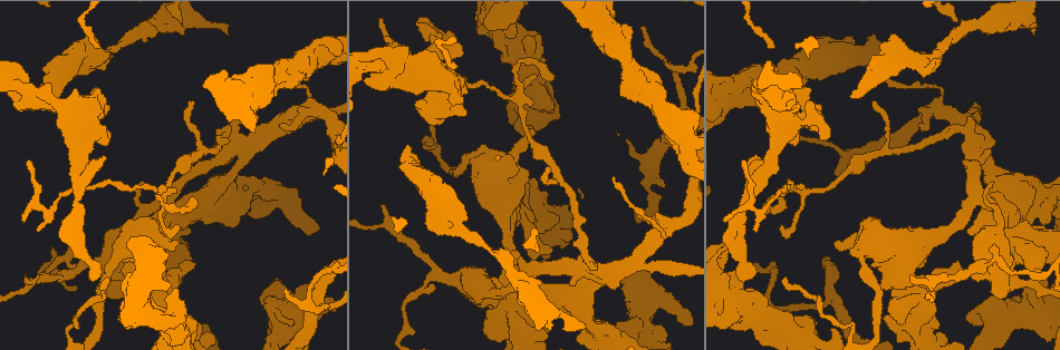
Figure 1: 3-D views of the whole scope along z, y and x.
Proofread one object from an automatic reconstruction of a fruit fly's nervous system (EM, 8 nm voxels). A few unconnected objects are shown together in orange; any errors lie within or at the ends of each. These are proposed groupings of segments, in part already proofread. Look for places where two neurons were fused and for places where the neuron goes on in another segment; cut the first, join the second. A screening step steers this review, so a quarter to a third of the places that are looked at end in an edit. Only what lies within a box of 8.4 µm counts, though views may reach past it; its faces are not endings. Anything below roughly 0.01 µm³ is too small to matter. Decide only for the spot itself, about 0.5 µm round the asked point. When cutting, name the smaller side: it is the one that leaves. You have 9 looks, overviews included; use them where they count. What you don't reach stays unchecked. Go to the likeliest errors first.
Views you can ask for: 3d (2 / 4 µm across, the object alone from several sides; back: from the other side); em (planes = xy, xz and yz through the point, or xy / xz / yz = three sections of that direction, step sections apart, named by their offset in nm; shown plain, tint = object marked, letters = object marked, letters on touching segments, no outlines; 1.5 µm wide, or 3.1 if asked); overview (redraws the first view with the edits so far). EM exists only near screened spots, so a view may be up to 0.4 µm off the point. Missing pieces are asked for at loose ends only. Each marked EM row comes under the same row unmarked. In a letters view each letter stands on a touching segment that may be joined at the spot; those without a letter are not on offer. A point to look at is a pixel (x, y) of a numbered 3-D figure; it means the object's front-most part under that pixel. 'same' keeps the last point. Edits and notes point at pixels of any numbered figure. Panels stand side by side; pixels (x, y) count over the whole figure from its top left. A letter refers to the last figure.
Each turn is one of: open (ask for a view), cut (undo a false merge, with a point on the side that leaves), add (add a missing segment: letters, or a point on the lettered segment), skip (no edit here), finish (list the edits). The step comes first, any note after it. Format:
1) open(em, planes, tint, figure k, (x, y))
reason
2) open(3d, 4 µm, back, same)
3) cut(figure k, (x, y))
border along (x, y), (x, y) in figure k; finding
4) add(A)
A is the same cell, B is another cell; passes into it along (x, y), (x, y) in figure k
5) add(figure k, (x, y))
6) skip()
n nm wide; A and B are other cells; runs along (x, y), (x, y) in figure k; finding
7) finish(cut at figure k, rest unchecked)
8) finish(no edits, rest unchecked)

open(em, planes, letters, figure 1, (867, 86))
sudden change in width

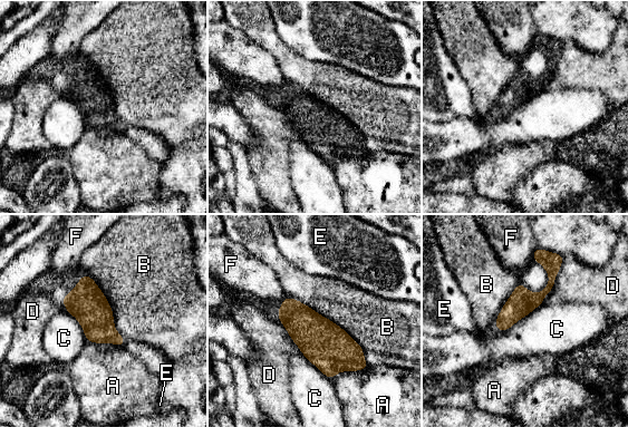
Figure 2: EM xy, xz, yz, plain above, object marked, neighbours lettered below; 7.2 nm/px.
skip()
260 nm wide; A, B, C, D, E and F are other cells; runs along (557, 267), (549, 288), (498, 326) in figure 2; all the same neuron

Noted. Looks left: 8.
open(em, planes, letters, figure 1, (1034, 34))
an open end

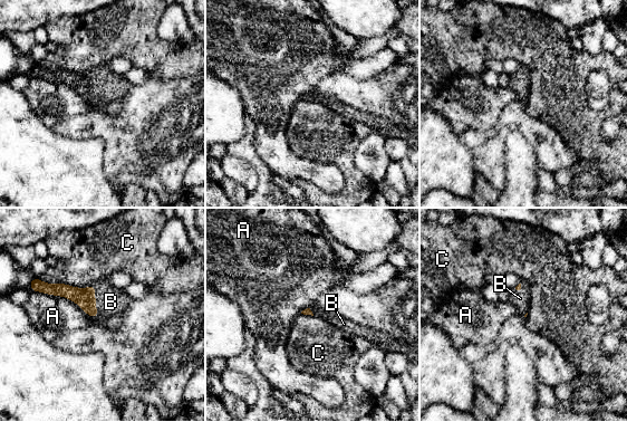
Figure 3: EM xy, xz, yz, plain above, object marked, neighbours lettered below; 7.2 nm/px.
add(B)
B is the same cell, A and C are other cells; passes into it along (85, 297), (95, 301), (111, 301) in figure 3; the neuron continues

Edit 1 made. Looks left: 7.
open(3d, 2 µm, figure 1, (427, 230))
branch stops here

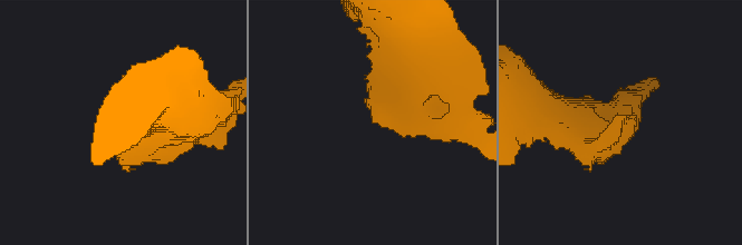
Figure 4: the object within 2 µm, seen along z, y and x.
open(em, xz, step 4, letters, figure 4, (620, 118))

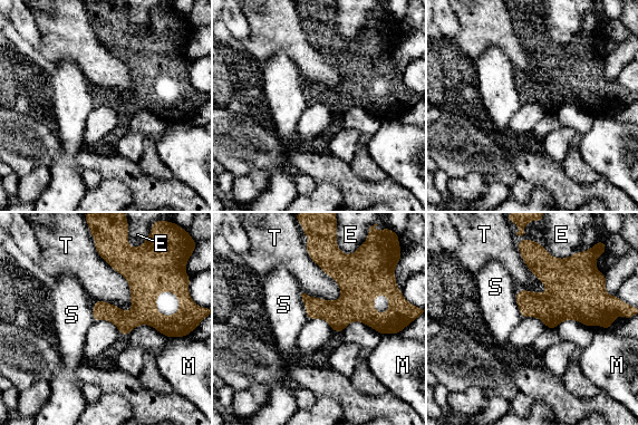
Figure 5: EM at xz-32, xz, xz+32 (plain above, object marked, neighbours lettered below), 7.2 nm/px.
open(em, planes, letters, same)
cut it another way

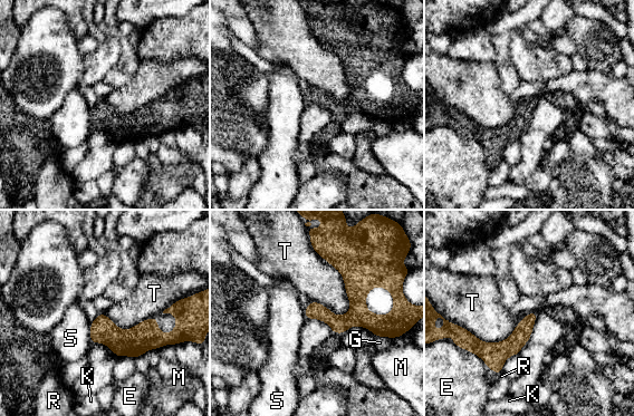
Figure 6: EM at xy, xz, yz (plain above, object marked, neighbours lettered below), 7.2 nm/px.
skip()
E, G, K, M, R, S and T are other cells; runs along (325, 251), (381, 334) in figure 6; none of them fits

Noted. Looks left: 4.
open(em, xy, step 8, tint, figure 1, (753, 211))
abrupt turn

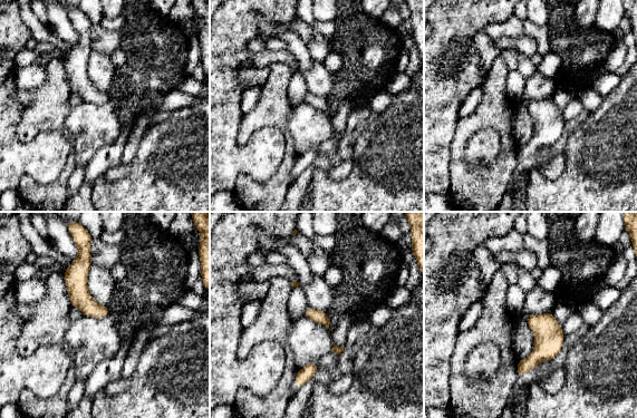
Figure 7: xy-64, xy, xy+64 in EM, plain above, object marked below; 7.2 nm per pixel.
open(em, planes, letters, same)

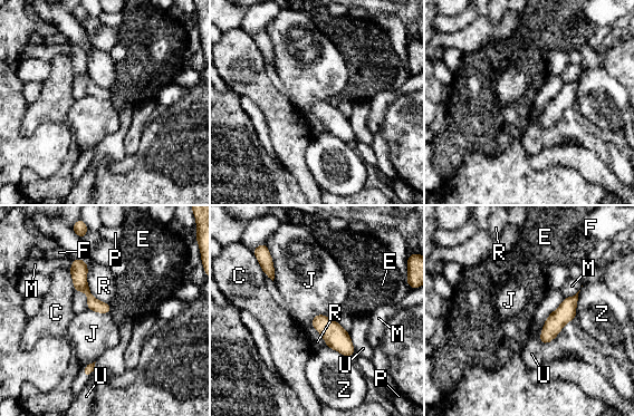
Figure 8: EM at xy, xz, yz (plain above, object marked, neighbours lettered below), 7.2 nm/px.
skip()
90 nm wide; C, E, F, J, M, P, R, U and Z are other cells; runs along (75, 261), (79, 283), (107, 310) in figure 8; continuous, no second neuron

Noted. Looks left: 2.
finish(add at figure 3, rest unchecked)

